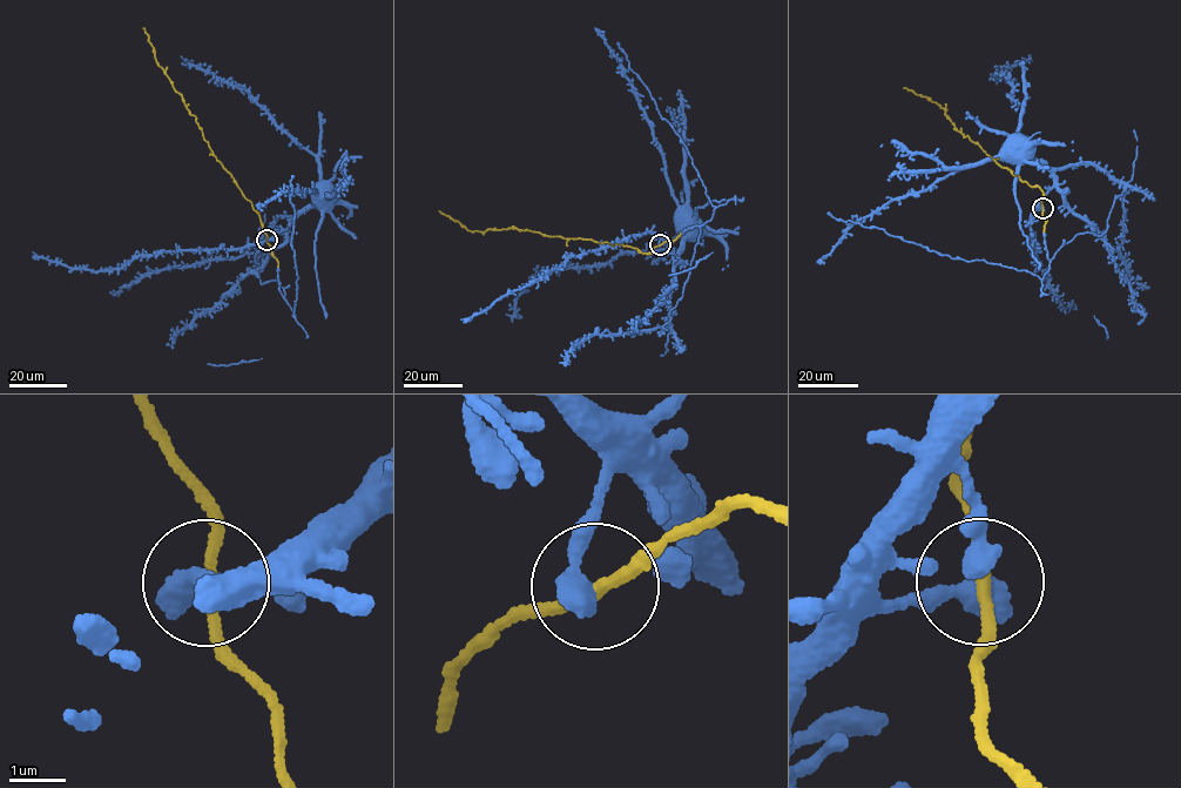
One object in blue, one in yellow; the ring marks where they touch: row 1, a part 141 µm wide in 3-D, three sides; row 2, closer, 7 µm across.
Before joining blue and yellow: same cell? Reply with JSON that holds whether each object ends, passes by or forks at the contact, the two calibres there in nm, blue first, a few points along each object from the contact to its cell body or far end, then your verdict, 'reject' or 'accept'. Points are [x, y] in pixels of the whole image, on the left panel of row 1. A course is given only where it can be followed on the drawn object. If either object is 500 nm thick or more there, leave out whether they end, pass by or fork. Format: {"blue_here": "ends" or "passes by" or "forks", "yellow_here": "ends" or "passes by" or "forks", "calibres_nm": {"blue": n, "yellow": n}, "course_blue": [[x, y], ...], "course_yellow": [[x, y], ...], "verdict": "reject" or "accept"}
{"calibres_nm": {"blue": 500, "yellow": 190}, "course_blue": [[267, 240], [287, 228], [321, 190], [326, 190]], "course_yellow": [[267, 240], [257, 213], [213, 152], [195, 115], [157, 62], [143, 27]], "verdict": "accept"}

